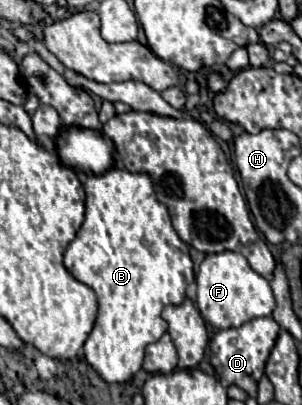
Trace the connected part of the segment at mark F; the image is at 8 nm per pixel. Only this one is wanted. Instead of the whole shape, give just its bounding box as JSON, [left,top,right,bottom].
[196,251,276,329]

